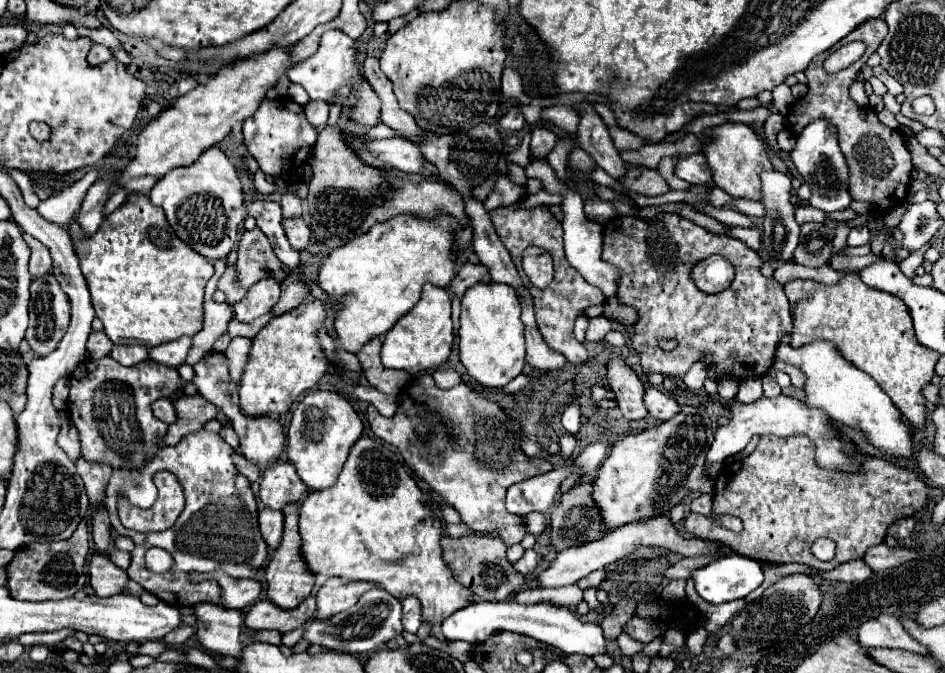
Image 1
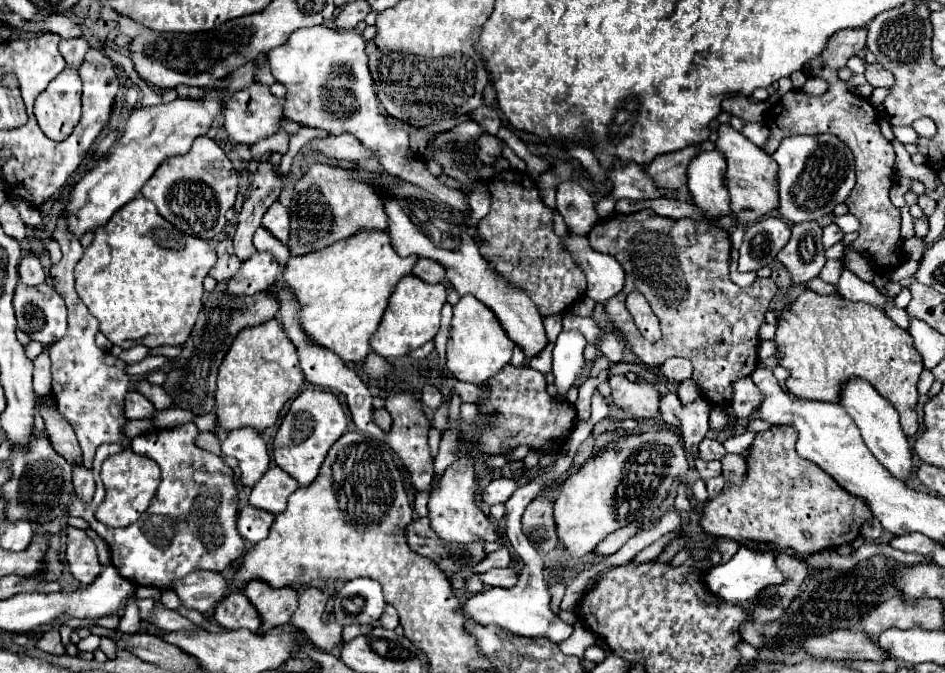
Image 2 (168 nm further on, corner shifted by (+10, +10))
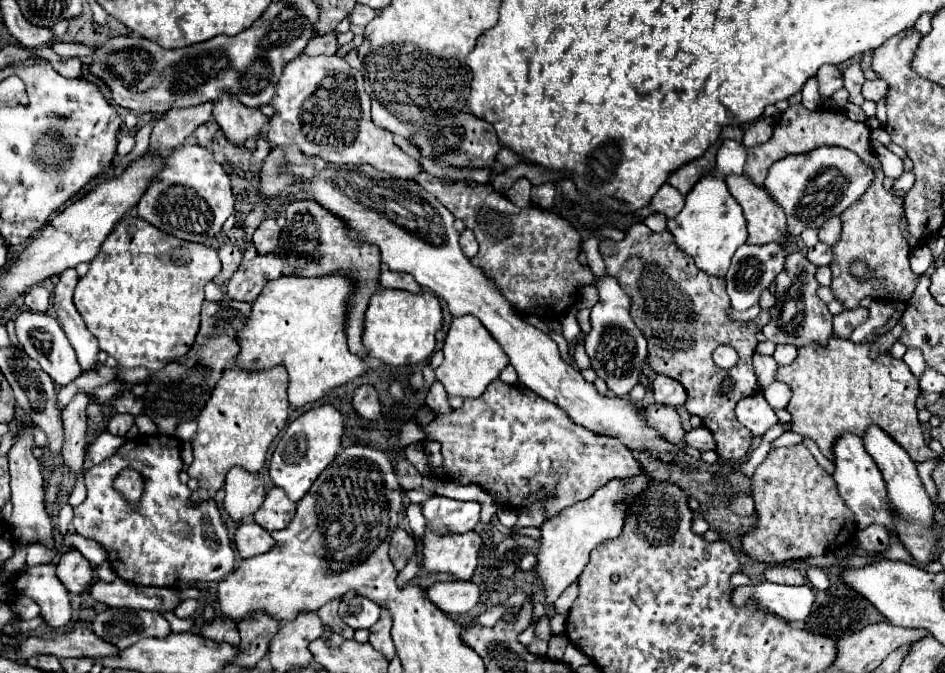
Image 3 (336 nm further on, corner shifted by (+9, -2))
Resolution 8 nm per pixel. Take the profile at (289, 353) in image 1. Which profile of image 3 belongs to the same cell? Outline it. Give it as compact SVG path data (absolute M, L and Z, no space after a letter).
M281 366L261 372L225 370L203 412L197 416L199 426L191 440L193 464L187 474L199 480L199 488L191 494L191 500L195 504L215 500L215 494L223 488L225 476L233 466L259 472L265 466L267 448L287 424L287 414L287 372Z

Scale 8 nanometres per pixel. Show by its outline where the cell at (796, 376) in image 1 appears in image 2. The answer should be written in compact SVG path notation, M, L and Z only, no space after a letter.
M804 290L794 304L786 306L780 312L778 320L778 332L776 332L776 354L780 356L780 366L790 370L790 378L786 380L788 392L792 392L798 398L806 400L824 400L824 402L836 402L838 390L842 382L846 382L852 376L860 376L870 380L870 384L894 404L894 408L900 412L900 424L904 428L906 436L912 436L918 430L918 414L914 412L918 402L918 380L922 374L922 356L916 352L910 334L894 324L886 316L886 312L878 306L866 304L866 302L852 302L842 298L840 294L818 294L814 290Z

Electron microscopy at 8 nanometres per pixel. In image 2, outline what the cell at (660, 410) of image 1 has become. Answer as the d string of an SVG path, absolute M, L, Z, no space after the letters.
M676 392L660 394L660 416L666 424L682 430L684 448L692 454L692 458L700 458L698 444L708 432L708 414L710 404L702 396L690 406L682 406Z

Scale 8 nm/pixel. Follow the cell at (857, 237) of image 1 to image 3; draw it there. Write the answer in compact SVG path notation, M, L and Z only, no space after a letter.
M817 242L815 246L809 248L807 258L817 266L829 266L829 262L831 262L831 246L827 246L823 242Z

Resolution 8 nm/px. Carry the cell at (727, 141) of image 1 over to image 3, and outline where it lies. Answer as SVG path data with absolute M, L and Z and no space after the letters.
M727 176L727 188L731 196L743 208L747 220L747 244L769 244L777 242L787 246L791 236L787 232L783 210L771 200L765 188L757 188L745 176Z

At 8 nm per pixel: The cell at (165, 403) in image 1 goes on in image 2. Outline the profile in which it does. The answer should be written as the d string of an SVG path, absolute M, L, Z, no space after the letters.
M130 390L130 394L126 396L126 418L152 418L154 414L154 404L150 404L150 400L146 400L146 396L142 396L140 392Z

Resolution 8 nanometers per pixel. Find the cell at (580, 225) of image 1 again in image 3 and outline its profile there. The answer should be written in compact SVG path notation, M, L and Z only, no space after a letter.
M605 276L597 282L599 302L591 310L591 332L585 336L585 350L591 360L591 368L605 380L615 396L627 396L641 380L643 366L647 362L647 340L637 324L631 320L631 298L619 288L617 280Z

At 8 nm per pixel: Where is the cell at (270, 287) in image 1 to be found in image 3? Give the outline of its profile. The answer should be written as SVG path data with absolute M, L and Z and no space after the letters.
M263 254L253 260L243 260L227 282L227 296L231 300L253 302L263 286L281 276L281 258L277 254Z

